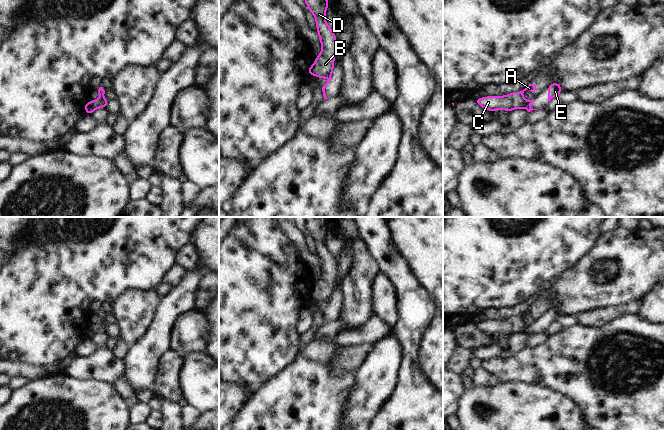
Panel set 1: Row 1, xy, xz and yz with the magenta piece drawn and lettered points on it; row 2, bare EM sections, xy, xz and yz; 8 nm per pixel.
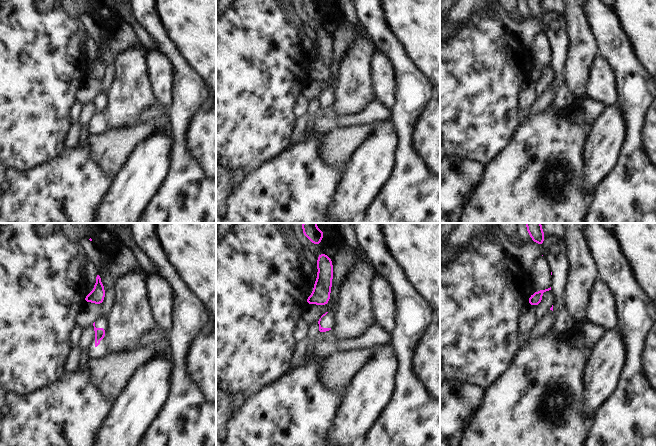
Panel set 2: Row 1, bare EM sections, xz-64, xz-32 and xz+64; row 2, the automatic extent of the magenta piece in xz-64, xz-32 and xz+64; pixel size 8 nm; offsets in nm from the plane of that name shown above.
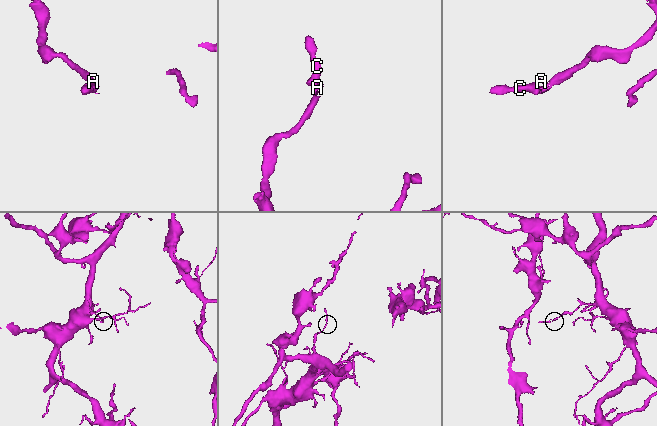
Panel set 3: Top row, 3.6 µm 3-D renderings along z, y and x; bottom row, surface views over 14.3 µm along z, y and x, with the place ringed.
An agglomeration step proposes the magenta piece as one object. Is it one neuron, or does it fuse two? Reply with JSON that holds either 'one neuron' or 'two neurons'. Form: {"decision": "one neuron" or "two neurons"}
{"decision": "two neurons"}

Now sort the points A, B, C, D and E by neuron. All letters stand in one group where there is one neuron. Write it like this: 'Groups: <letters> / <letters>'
Groups: A B C D / E

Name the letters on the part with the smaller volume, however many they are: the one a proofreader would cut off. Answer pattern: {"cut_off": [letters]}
{"cut_off": ["A", "B", "C", "D"]}

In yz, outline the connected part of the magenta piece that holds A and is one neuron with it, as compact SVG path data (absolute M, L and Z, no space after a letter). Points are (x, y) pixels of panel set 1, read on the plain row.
M529 308L524 314L520 316L514 316L504 320L486 320L484 322L475 322L475 326L487 335L504 333L507 336L510 336L517 332L524 332L525 323L523 321L523 317L526 314L534 317L536 314L536 309Z

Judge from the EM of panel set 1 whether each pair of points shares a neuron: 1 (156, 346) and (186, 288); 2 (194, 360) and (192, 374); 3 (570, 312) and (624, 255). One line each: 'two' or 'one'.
1: one
2: one
3: one

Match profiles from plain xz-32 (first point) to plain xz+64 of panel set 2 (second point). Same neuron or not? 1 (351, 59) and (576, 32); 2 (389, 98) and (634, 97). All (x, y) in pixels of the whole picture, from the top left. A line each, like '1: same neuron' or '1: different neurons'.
1: same neuron
2: different neurons

